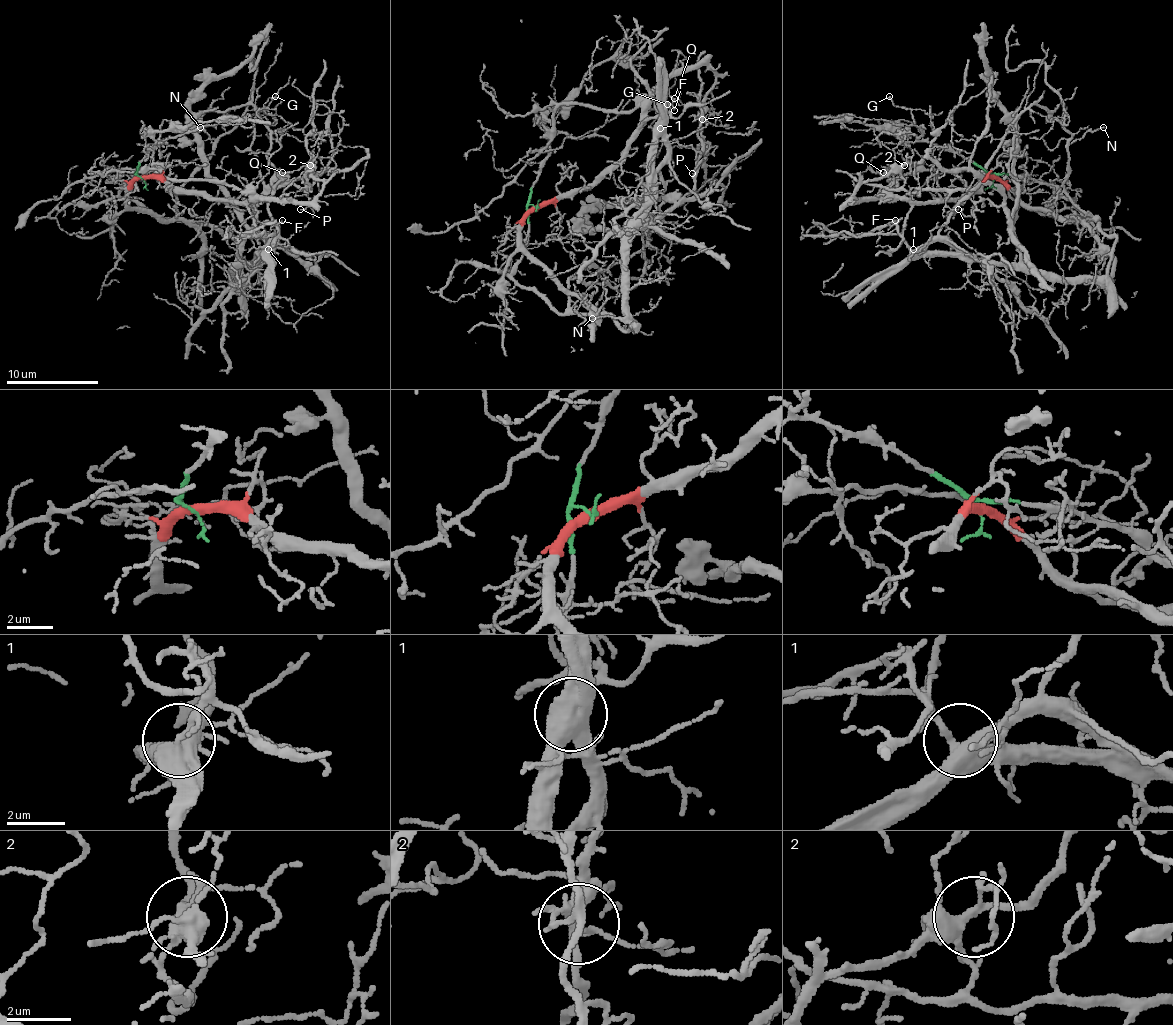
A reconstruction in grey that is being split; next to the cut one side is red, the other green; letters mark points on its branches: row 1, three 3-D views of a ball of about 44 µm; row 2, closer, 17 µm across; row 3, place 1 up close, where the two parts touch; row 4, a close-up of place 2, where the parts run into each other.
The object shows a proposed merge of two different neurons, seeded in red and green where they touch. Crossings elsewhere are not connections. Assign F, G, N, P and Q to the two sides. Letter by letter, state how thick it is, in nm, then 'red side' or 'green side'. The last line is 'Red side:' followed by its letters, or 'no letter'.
F: 90 nm | green side
G: 120 nm | red side
N: 120 nm | green side
P: 100 nm | green side
Q: 130 nm | red side
Red side: G, Q

